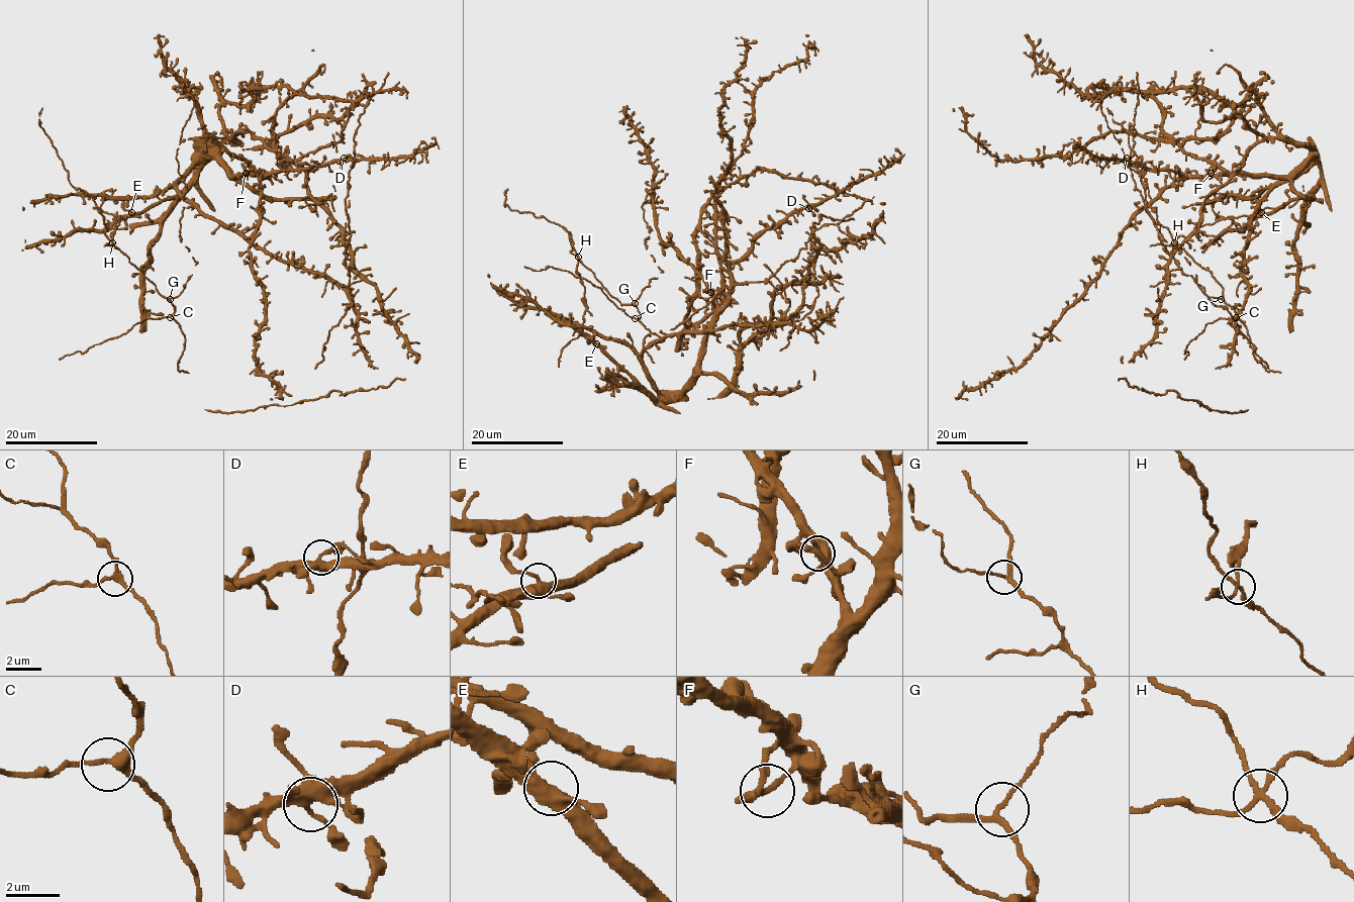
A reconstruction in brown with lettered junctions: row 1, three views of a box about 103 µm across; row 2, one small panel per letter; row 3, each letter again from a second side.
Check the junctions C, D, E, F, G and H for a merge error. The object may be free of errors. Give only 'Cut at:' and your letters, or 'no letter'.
Cut at: H

